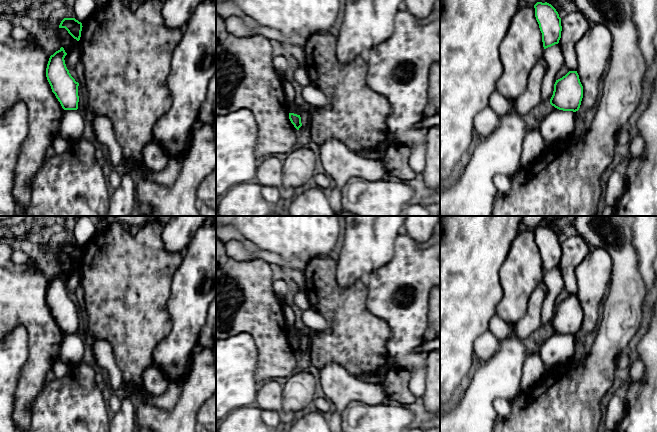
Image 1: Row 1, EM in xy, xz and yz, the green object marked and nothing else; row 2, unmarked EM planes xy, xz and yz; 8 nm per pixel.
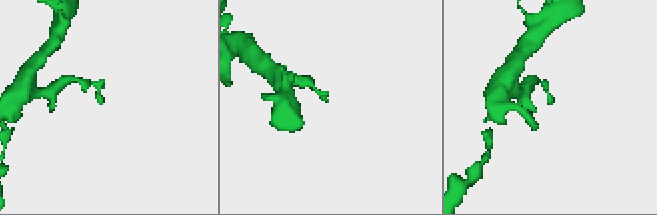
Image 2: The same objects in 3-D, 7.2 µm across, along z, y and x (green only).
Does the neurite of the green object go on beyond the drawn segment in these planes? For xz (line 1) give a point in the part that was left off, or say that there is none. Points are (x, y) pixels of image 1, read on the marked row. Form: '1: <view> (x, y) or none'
1: none

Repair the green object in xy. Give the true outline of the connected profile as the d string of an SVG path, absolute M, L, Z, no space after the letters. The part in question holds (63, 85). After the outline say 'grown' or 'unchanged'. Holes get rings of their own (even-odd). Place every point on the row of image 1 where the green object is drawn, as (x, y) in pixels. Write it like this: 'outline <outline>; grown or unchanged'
outline M61 47L50 56L46 68L46 77L62 108L64 110L77 110L79 83L75 81L66 67L64 60L66 55L64 48Z; unchanged

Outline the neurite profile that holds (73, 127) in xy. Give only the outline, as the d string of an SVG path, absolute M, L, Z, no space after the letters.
M78 109L65 110L59 129L61 137L72 143L86 136L87 131L87 119Z

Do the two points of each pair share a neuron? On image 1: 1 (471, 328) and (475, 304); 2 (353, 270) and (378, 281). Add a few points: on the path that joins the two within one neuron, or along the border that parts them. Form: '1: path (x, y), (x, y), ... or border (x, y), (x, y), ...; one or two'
1: path (471, 322), (471, 310); one
2: border (386, 263), (370, 272), (364, 279); two

